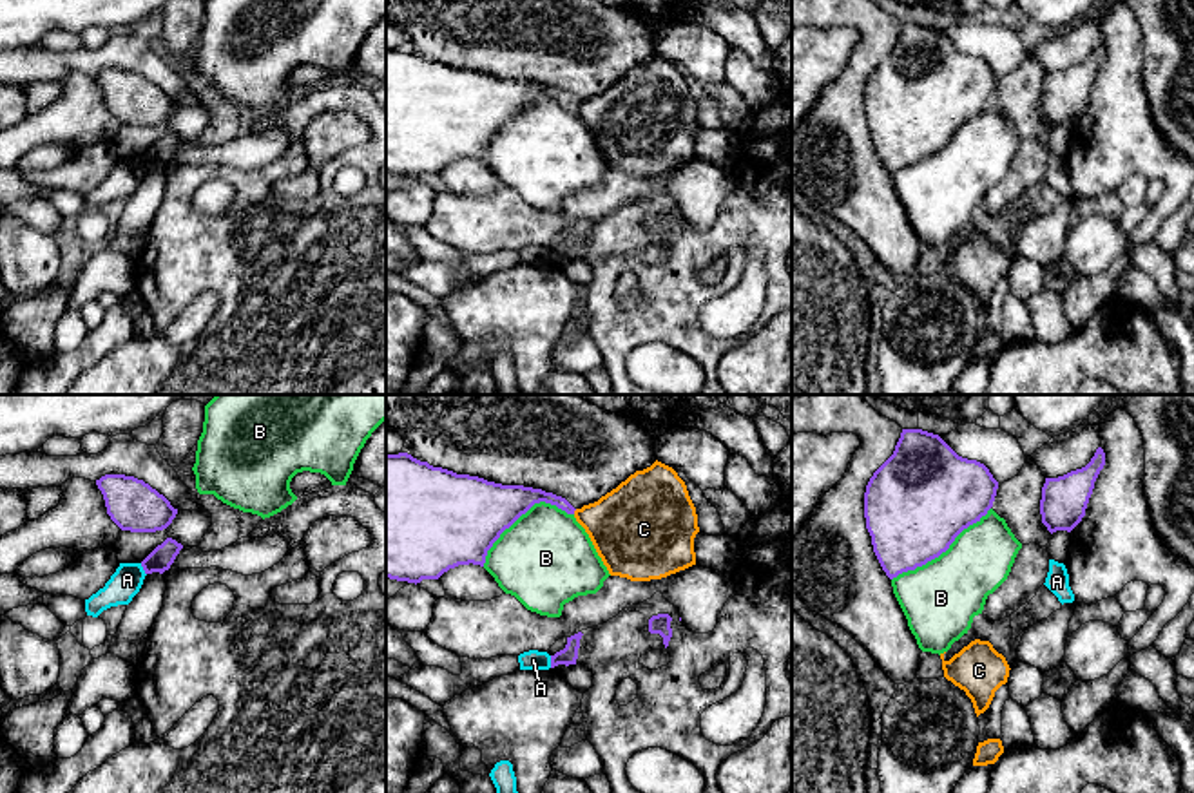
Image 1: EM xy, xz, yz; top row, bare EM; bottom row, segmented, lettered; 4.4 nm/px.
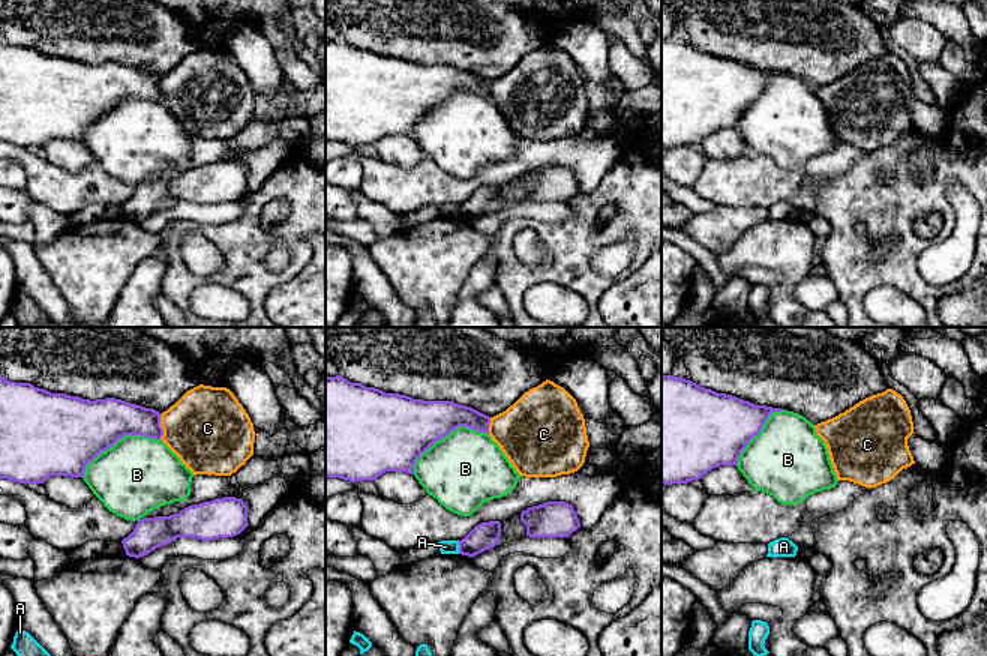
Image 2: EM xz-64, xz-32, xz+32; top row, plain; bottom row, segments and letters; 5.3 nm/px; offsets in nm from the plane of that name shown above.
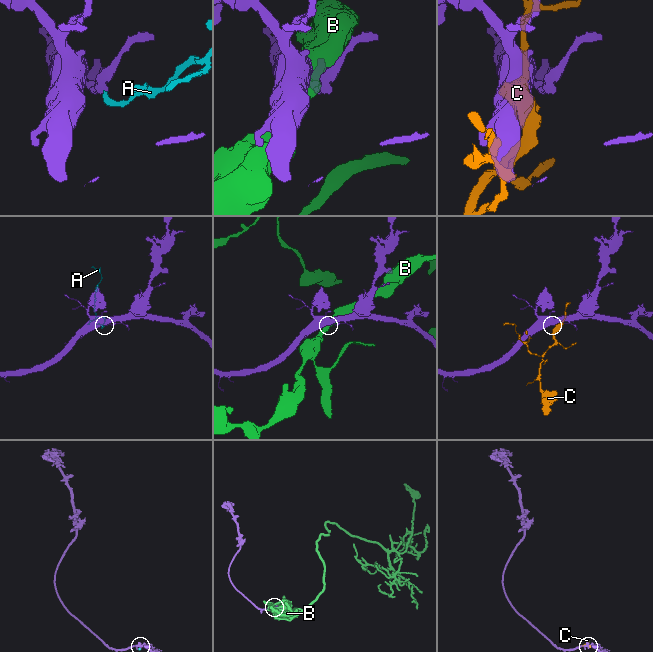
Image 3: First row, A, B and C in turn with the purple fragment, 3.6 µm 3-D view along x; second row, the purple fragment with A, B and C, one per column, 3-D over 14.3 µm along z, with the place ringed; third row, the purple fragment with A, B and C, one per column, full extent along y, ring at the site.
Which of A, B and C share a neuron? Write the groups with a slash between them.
A / B / C

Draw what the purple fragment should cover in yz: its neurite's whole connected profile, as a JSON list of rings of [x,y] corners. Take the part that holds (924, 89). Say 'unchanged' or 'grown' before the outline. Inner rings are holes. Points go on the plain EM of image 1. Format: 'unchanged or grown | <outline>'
unchanged | [[[902,24],[893,49],[873,67],[864,87],[866,123],[890,174],[939,152],[993,101],[998,76],[989,63],[958,51],[939,29]]]

